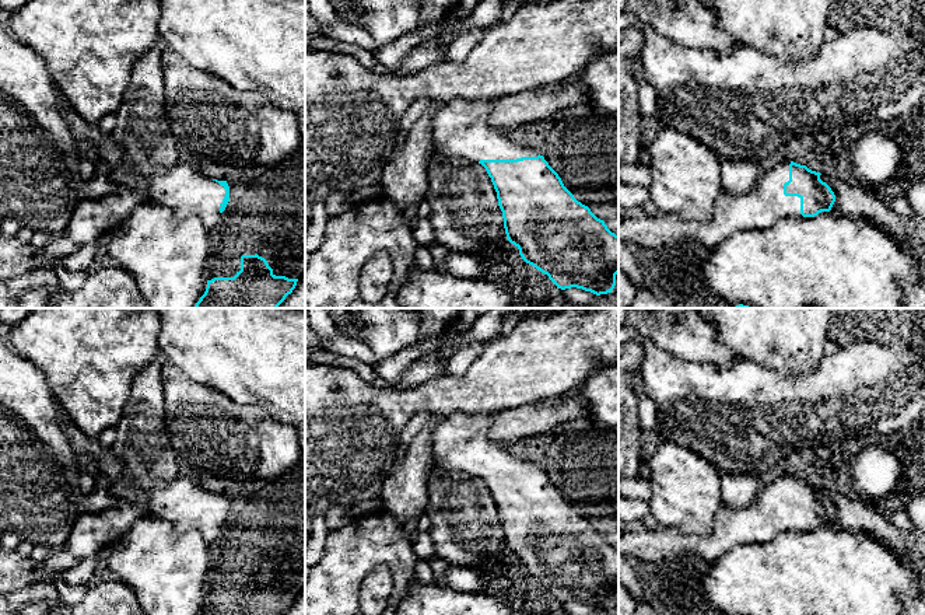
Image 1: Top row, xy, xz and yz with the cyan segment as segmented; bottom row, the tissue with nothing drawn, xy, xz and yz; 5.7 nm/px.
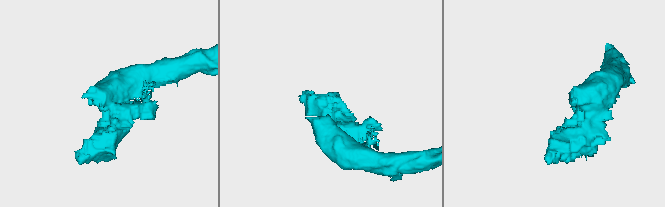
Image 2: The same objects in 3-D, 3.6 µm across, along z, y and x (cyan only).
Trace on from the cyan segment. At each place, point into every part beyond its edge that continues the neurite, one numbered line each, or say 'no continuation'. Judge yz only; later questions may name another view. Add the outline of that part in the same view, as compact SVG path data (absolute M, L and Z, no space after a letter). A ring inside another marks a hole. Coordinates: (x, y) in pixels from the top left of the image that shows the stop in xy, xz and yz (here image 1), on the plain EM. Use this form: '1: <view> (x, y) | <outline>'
1: yz (764, 517) | M791 475L767 478L763 490L746 507L721 506L709 537L684 535L669 527L619 534L619 556L644 562L670 565L675 570L680 559L694 555L714 563L739 545L764 544L784 531L803 531L800 511L785 510L784 497L789 495Z

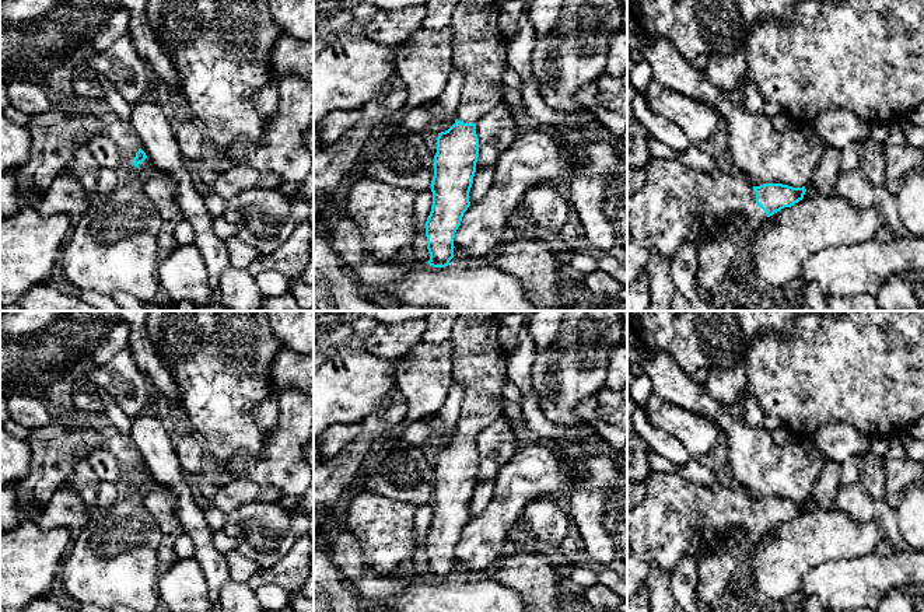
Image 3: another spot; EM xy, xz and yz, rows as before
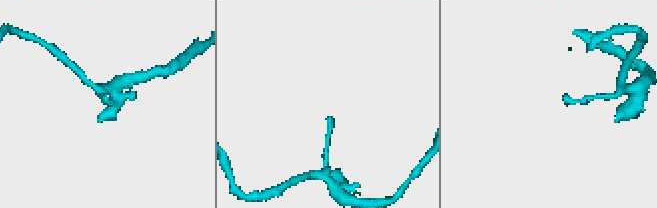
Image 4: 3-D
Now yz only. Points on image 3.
1: yz (658, 528) | M652 472L647 480L647 496L627 513L627 598L648 580L654 566L673 570L686 553L693 528L703 521L700 546L696 553L700 587L696 594L711 604L725 597L732 578L741 571L753 543L769 531L756 517L756 507L748 489L728 487L715 480L711 486L700 486L678 473ZM746 531L748 538L738 548L724 550L728 534Z

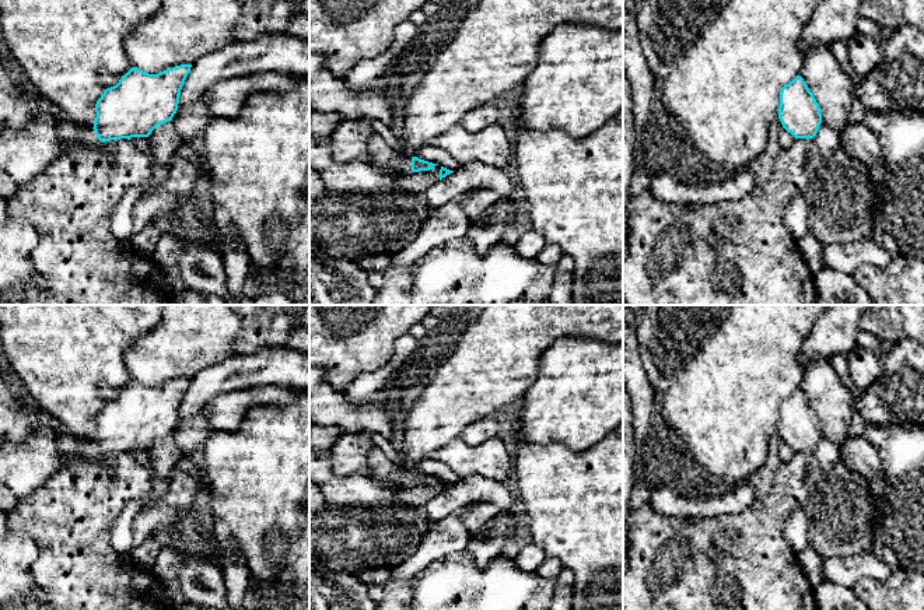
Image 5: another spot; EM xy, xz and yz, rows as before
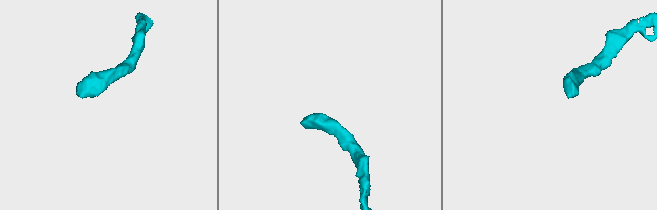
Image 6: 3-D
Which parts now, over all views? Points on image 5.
1: xy (72, 447) | M62 431L57 437L57 449L70 459L84 458L88 460L98 460L102 458L94 442L80 439L66 431Z

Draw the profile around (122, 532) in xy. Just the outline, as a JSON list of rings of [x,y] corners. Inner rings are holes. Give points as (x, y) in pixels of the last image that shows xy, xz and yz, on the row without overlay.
[[[132,451],[130,455],[148,470],[151,477],[151,491],[143,499],[127,502],[118,516],[112,527],[111,546],[119,554],[130,553],[133,550],[133,520],[136,513],[144,506],[148,498],[161,498],[168,491],[172,474],[178,469],[178,466],[175,466],[167,477],[158,477],[150,463],[147,451]]]

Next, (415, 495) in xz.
[[[435,478],[430,484],[395,487],[398,499],[407,506],[423,508],[424,504],[431,501],[440,494],[441,478]]]

